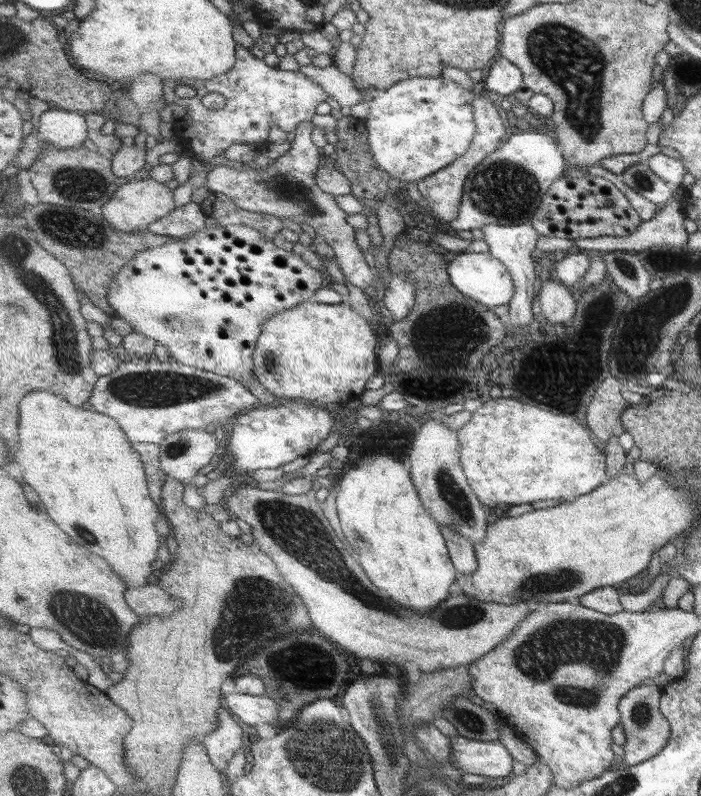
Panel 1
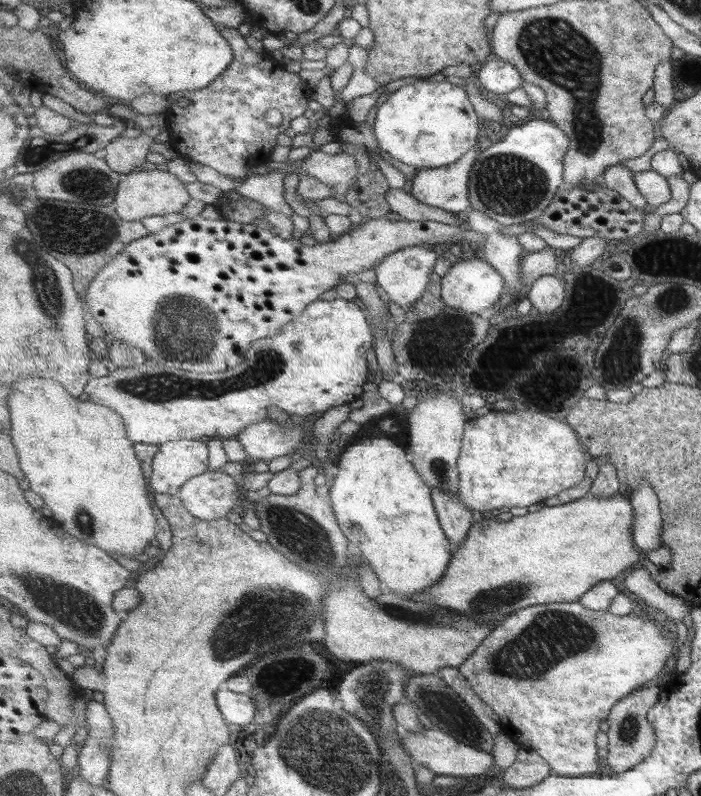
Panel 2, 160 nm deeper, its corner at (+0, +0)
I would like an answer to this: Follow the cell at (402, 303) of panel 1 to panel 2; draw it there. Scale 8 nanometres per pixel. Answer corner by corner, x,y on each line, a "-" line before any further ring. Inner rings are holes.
410,248
391,254
375,266
376,283
383,288
389,299
401,308
417,303
417,300
421,301
426,296
435,264
442,252
444,251
432,251
429,248

